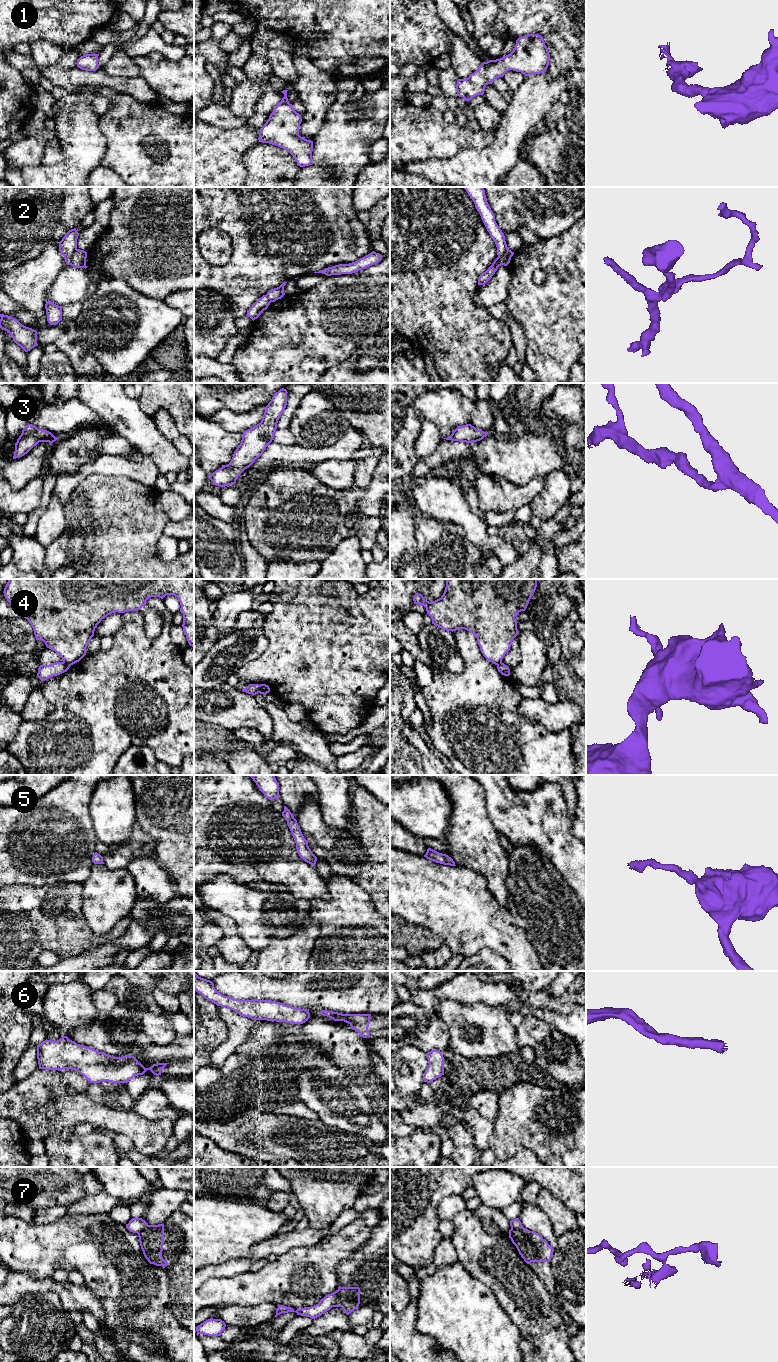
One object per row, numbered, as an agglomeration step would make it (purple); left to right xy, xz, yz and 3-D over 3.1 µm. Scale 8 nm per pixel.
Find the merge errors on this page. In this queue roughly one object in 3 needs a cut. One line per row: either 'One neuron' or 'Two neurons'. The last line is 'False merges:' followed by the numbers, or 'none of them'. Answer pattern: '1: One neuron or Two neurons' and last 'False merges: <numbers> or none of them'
1: One neuron
2: Two neurons
3: One neuron
4: Two neurons
5: One neuron
6: One neuron
7: Two neurons
False merges: 2, 4, 7

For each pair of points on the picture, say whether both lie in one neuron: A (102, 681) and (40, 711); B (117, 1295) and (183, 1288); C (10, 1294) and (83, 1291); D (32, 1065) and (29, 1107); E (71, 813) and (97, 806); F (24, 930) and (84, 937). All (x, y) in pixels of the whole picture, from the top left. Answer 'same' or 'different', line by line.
A: different
B: different
C: same
D: different
E: different
F: same

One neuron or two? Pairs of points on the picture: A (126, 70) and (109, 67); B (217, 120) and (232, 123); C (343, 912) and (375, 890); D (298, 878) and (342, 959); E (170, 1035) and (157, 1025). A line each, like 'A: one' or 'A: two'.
A: one
B: one
C: two
D: two
E: one

